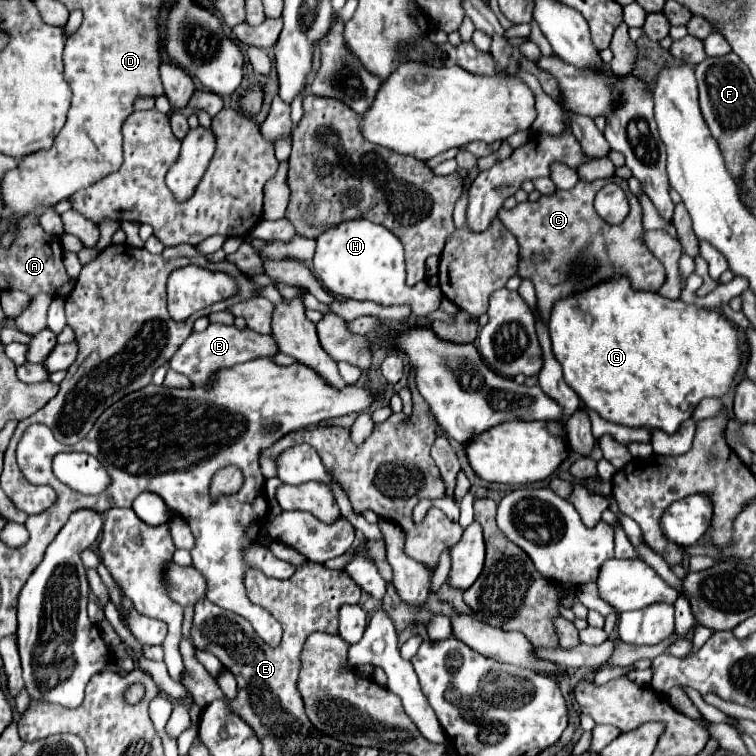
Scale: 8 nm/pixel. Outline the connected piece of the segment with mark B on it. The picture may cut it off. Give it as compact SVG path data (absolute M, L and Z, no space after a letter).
M209 325L205 331L189 335L189 339L171 357L169 367L177 373L187 375L193 385L207 385L211 375L221 367L233 367L257 357L273 357L277 355L277 351L277 343L271 335L259 335L251 329L237 329L233 325Z

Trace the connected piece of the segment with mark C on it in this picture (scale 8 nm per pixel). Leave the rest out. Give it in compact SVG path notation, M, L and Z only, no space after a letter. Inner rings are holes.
M613 175L611 179L597 179L593 183L579 181L573 189L541 197L537 203L525 201L515 209L501 209L499 219L519 243L519 273L535 285L537 309L543 323L549 323L553 303L559 299L581 293L613 277L627 277L637 291L657 291L665 283L665 269L641 243L641 205L621 177ZM607 183L617 183L631 205L631 215L619 225L605 223L593 209L595 193Z

